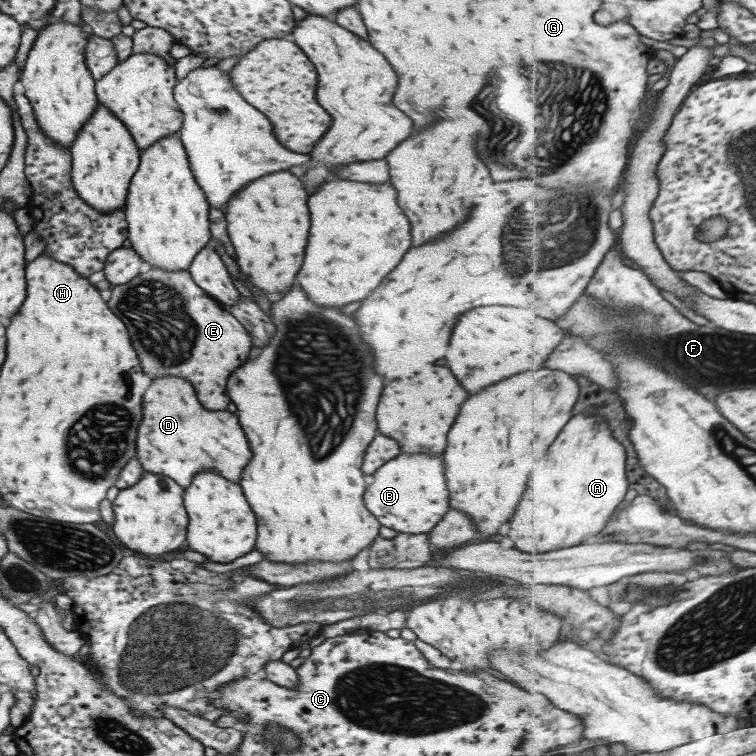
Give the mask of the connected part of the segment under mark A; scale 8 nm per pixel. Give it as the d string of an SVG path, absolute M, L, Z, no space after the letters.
M581 412L569 420L569 426L565 426L561 438L557 438L557 442L553 442L553 446L549 448L547 470L539 472L539 476L537 472L531 472L531 476L527 476L527 486L531 488L523 490L518 506L507 522L507 538L511 538L517 550L541 554L571 548L580 545L583 540L590 542L606 528L611 515L623 504L623 498L629 492L627 450L613 436L608 420L589 412Z

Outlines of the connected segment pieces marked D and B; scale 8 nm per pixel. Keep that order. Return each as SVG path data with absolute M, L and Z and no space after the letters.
M163 376L151 380L143 394L135 456L120 468L114 486L118 489L133 486L141 478L141 473L147 471L172 478L184 489L192 476L203 469L215 471L223 478L238 483L240 472L250 458L251 452L235 413L205 410L187 380Z
M399 453L395 458L377 467L371 478L373 482L364 490L363 506L369 514L375 516L375 520L379 521L381 526L391 528L398 533L428 533L448 512L449 495L441 455Z

